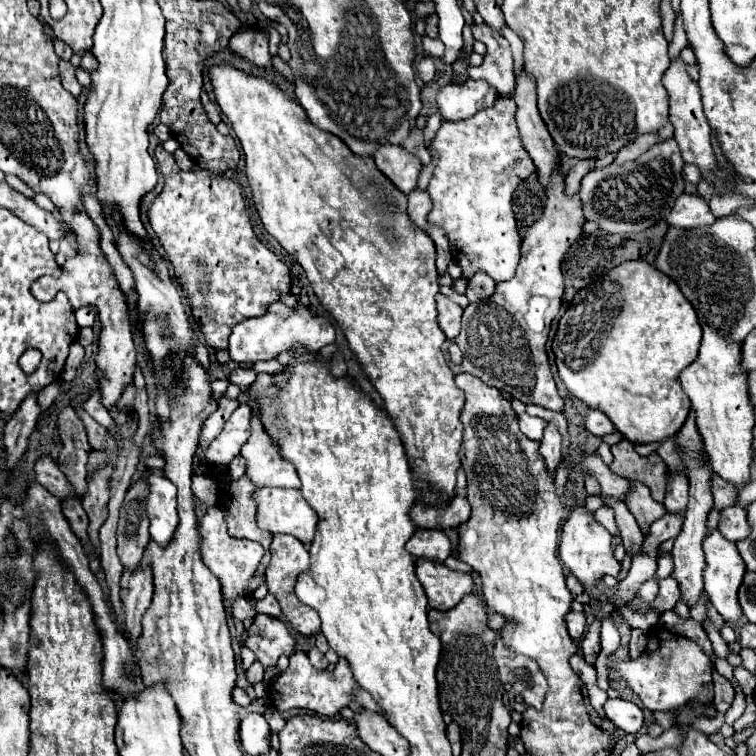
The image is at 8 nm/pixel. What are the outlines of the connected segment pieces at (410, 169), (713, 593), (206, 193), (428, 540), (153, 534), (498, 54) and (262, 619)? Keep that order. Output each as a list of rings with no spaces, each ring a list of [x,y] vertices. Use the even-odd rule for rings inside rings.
[[[402,146],[380,148],[374,162],[402,194],[410,194],[416,188],[422,164],[416,156],[410,156],[410,152],[406,152]]]
[[[714,530],[710,536],[704,538],[702,542],[702,550],[706,556],[706,572],[704,572],[704,590],[710,598],[710,604],[718,610],[718,614],[724,618],[726,624],[730,626],[740,626],[744,614],[742,608],[738,604],[738,588],[742,584],[746,566],[742,562],[742,558],[738,556],[738,548],[734,542],[726,540],[718,530]]]
[[[162,146],[154,150],[154,158],[164,174],[164,188],[148,210],[150,226],[168,252],[176,280],[192,306],[192,316],[196,318],[206,344],[212,348],[226,348],[234,324],[252,316],[262,316],[268,304],[280,298],[280,292],[290,290],[290,268],[256,238],[238,182],[226,178],[224,174],[212,176],[208,170],[184,172],[176,166],[174,156]]]
[[[416,530],[414,536],[408,540],[406,550],[410,550],[416,558],[426,558],[432,562],[444,562],[450,554],[450,540],[440,530]]]
[[[150,476],[150,538],[168,546],[178,528],[178,508],[176,508],[176,486],[168,478]]]
[[[474,24],[472,34],[476,40],[482,40],[488,50],[484,54],[484,62],[478,68],[466,70],[468,80],[486,80],[492,88],[498,90],[500,96],[512,98],[516,78],[508,40],[504,36],[494,36],[486,24]]]
[[[256,614],[248,630],[246,646],[256,654],[264,668],[276,666],[280,656],[290,656],[296,648],[296,638],[288,624],[268,614]]]

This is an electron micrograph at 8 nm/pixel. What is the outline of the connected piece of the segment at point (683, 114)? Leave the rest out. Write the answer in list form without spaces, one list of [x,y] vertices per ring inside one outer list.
[[[678,56],[670,62],[670,68],[664,72],[664,88],[668,90],[670,98],[670,122],[674,126],[674,138],[678,146],[682,148],[682,156],[686,164],[696,164],[702,172],[712,170],[716,166],[714,152],[710,146],[710,126],[706,122],[704,110],[702,110],[702,96],[698,82],[690,78],[688,64]]]

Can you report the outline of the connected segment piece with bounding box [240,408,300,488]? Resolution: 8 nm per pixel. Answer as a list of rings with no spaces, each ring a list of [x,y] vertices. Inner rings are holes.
[[[252,408],[252,414],[252,434],[240,452],[240,456],[246,460],[246,476],[256,488],[300,488],[300,478],[294,466],[290,462],[284,462],[278,454],[278,448],[274,448],[274,444],[270,444],[270,438],[264,436],[262,424],[256,418],[258,408]]]

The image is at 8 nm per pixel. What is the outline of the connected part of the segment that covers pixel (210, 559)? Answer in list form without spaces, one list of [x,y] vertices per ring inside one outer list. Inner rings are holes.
[[[208,508],[208,514],[204,514],[198,520],[198,534],[200,534],[200,552],[204,564],[212,570],[212,574],[222,582],[222,594],[228,604],[234,604],[238,598],[248,598],[250,592],[246,586],[256,574],[256,568],[264,556],[264,548],[258,542],[246,540],[246,538],[234,538],[230,536],[226,528],[226,520],[220,508]]]

